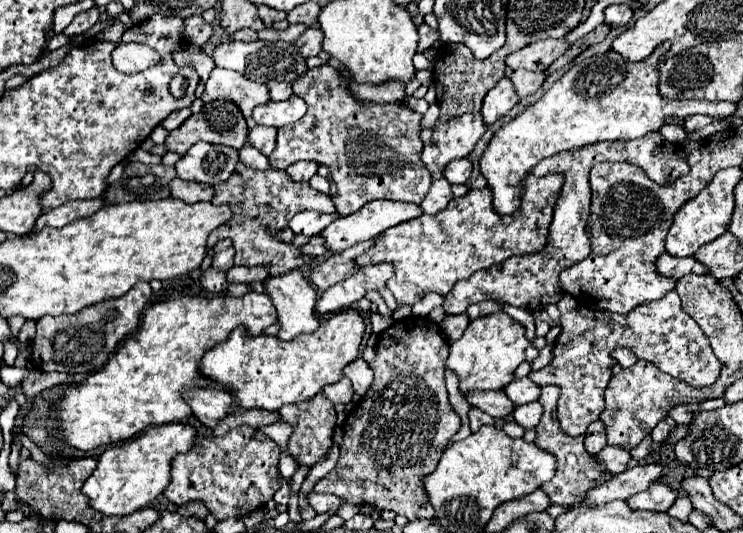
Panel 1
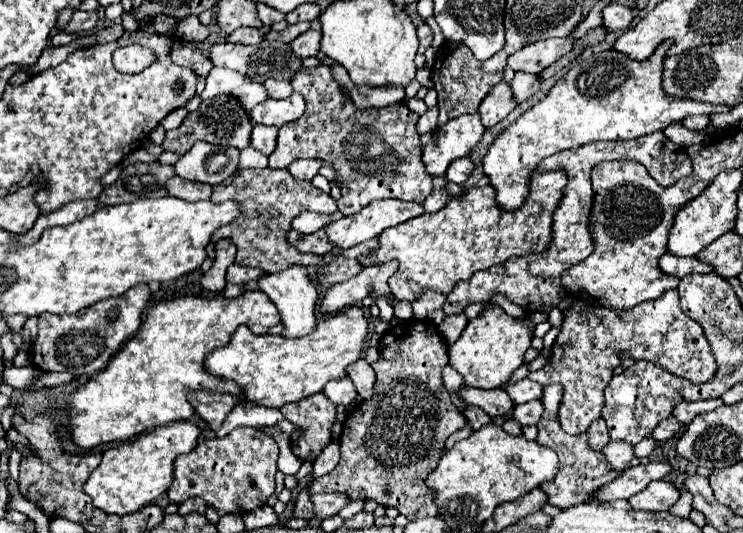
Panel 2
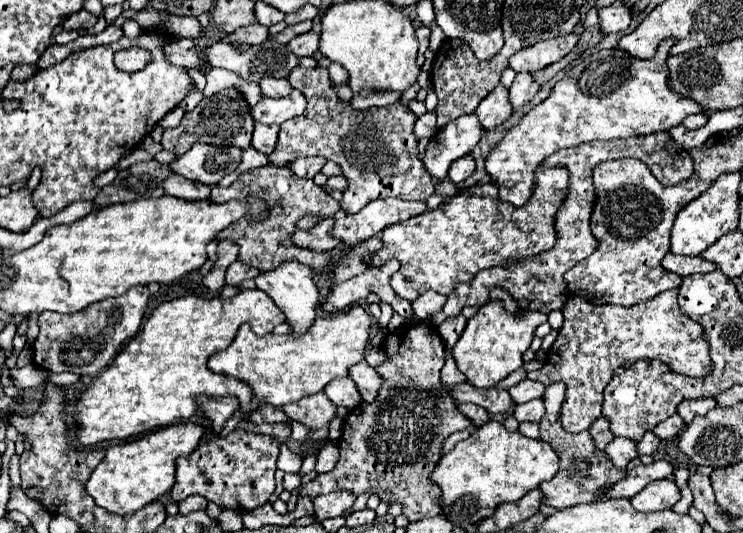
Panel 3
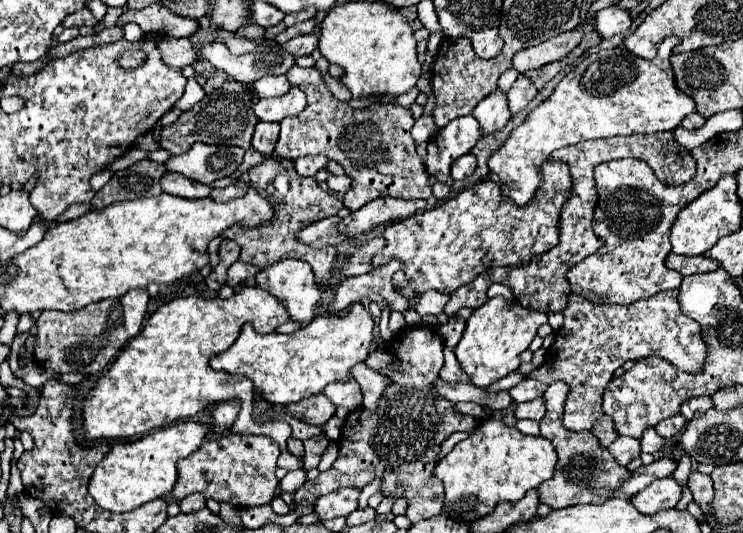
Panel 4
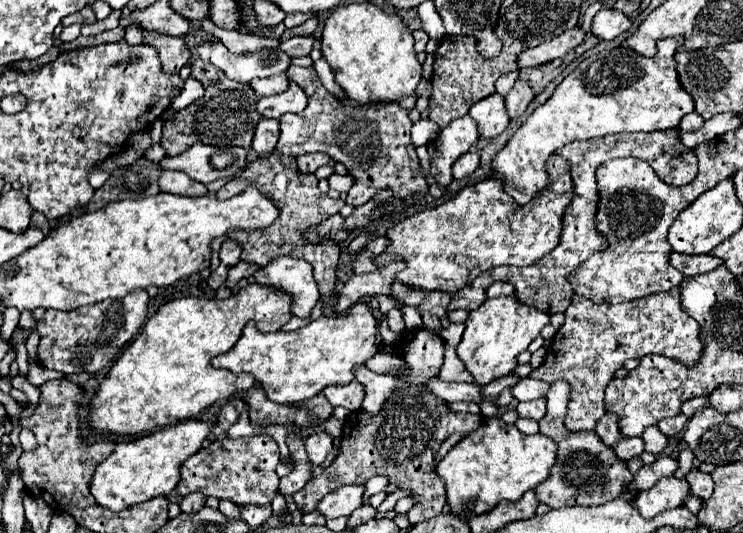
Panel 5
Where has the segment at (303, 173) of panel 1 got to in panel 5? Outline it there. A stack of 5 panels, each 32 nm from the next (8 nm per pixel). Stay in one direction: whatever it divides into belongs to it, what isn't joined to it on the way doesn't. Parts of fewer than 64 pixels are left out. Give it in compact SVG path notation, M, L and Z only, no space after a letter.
M304 154L304 156L298 156L296 160L298 160L298 170L306 174L314 174L320 166L330 162L330 158L324 154Z

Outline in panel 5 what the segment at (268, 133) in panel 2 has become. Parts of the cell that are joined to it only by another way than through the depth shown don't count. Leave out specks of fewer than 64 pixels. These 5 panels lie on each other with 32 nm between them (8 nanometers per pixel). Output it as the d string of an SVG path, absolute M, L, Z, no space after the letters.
M262 118L260 124L256 126L256 132L254 132L252 150L258 154L270 154L276 148L278 134L280 134L278 120L264 120Z

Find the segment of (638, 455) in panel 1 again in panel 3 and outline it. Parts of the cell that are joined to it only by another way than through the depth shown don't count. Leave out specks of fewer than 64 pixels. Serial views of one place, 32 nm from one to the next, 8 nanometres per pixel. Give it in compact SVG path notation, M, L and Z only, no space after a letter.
M646 432L646 436L638 442L638 454L640 456L646 456L646 454L654 454L654 450L660 446L660 440L652 434L652 432Z

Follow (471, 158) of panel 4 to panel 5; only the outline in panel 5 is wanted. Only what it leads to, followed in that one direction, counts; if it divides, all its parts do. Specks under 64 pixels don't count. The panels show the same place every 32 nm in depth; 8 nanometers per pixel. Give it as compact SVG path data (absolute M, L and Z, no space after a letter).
M466 152L466 154L460 156L460 158L456 160L456 164L452 166L452 176L454 176L456 180L462 180L462 178L470 176L470 174L478 168L478 162L480 162L480 158L478 158L476 152Z

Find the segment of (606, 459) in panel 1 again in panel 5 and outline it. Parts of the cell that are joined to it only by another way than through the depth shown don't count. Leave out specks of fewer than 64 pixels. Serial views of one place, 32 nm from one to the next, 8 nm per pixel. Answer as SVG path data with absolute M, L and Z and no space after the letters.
M638 436L636 438L622 438L612 446L612 450L616 452L618 460L628 462L630 458L636 458L636 456L640 456L644 452L644 442Z

